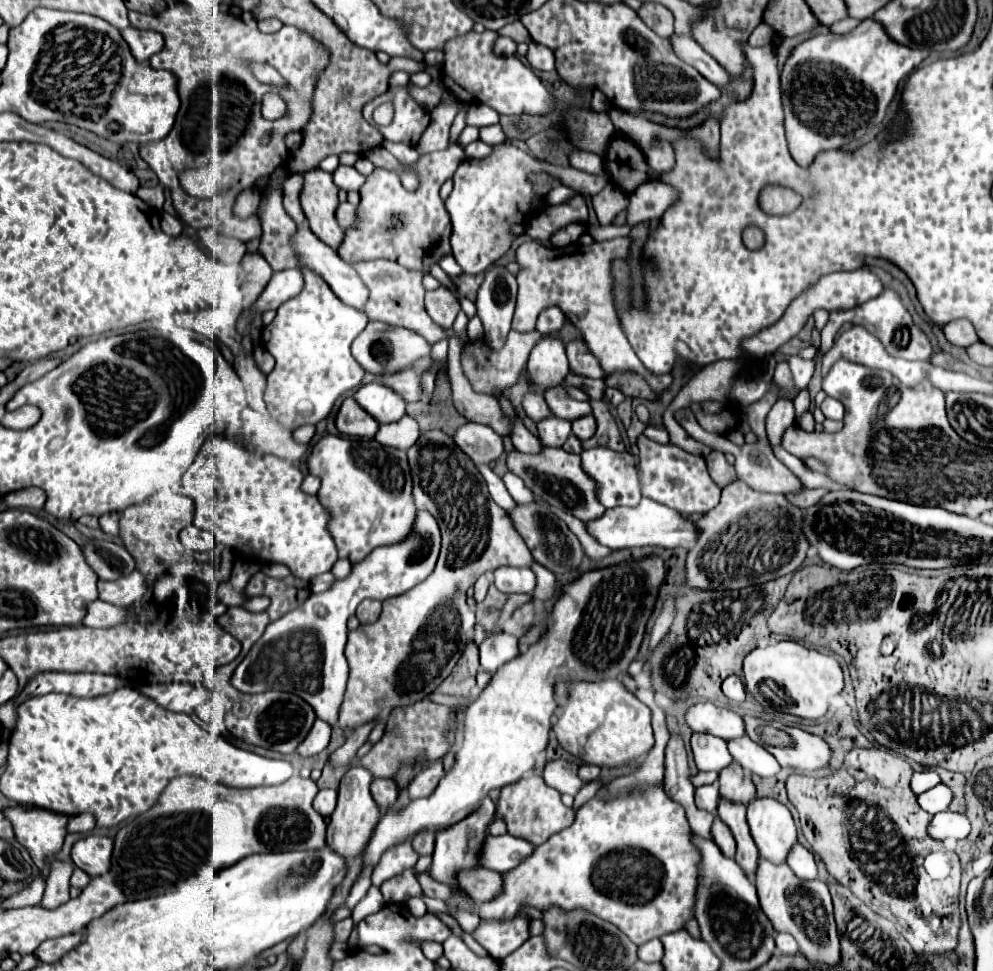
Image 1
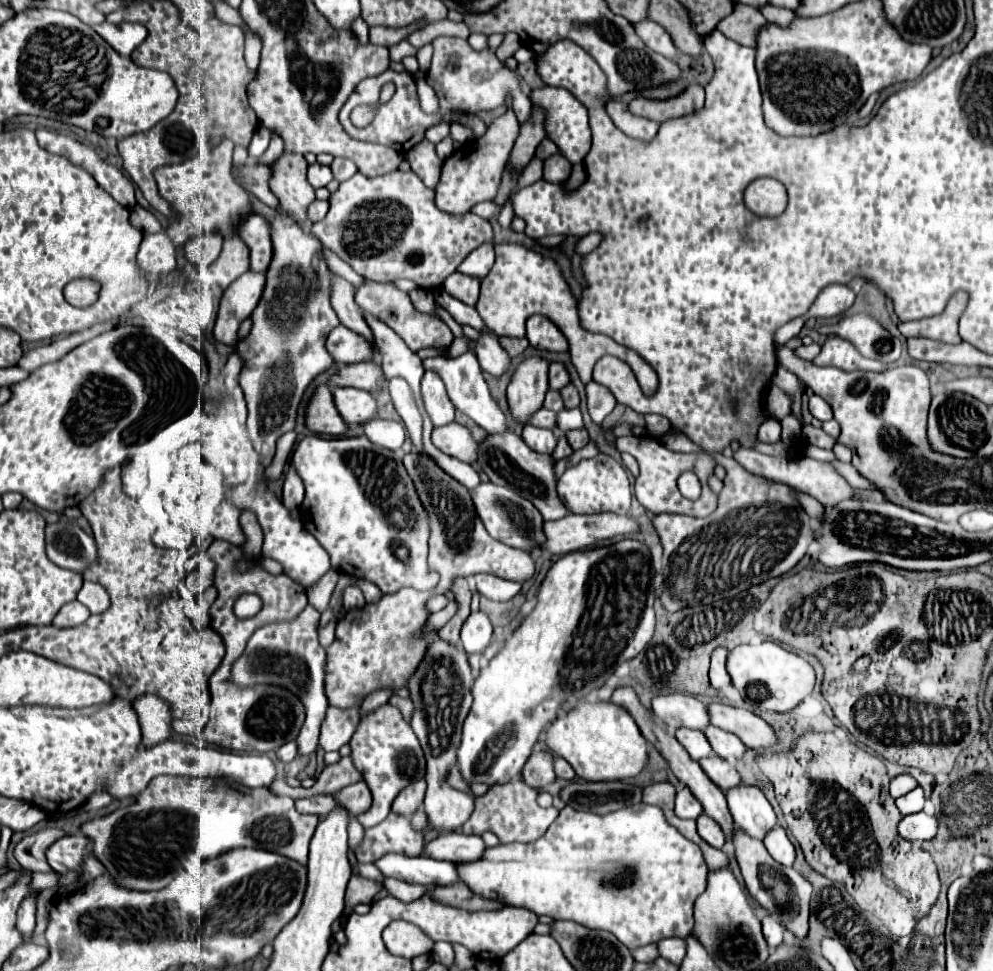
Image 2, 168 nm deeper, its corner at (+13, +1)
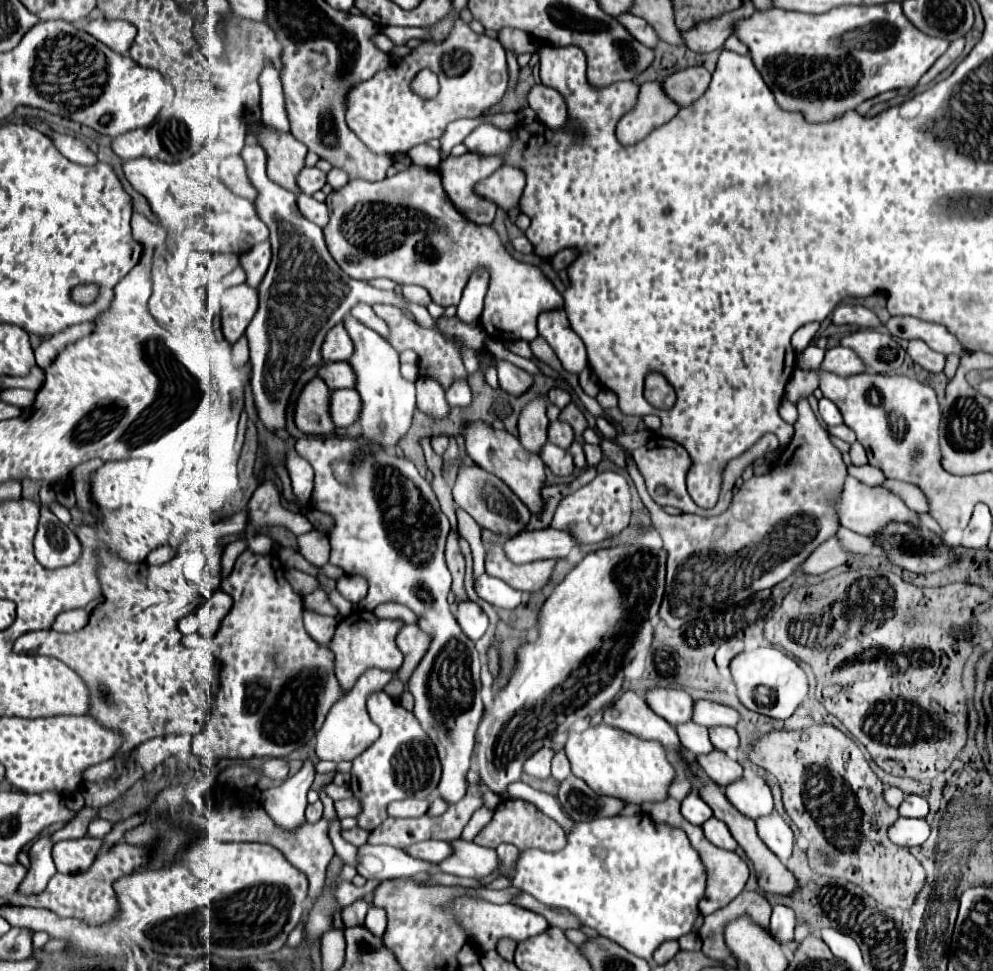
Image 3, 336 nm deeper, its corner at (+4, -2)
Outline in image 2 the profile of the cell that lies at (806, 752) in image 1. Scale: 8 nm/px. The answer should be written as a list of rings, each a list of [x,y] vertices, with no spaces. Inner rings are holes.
[[[713,703],[709,705],[709,715],[711,725],[737,735],[749,749],[773,749],[777,745],[775,729],[747,709]]]

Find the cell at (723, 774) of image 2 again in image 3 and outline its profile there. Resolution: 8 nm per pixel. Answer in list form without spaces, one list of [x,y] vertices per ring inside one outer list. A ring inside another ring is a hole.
[[[720,750],[700,754],[696,756],[696,762],[720,786],[726,786],[742,776],[742,766],[736,760],[730,760],[726,754],[720,754]]]

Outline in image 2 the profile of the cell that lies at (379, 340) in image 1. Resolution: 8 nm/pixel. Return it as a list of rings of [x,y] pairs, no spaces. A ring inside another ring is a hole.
[[[339,325],[331,331],[327,339],[327,349],[333,355],[335,363],[351,365],[351,363],[361,363],[361,361],[371,361],[375,353],[379,351],[375,341],[365,339],[363,335]]]

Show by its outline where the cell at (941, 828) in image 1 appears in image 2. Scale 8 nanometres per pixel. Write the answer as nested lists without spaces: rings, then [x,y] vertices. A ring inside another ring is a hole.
[[[919,811],[903,817],[903,821],[899,823],[899,835],[909,841],[929,841],[937,835],[937,827],[939,827],[937,817]]]

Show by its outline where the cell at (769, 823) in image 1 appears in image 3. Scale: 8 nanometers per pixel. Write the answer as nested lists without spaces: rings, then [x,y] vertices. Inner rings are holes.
[[[740,778],[726,786],[726,798],[748,818],[756,820],[772,812],[772,794],[764,778]]]

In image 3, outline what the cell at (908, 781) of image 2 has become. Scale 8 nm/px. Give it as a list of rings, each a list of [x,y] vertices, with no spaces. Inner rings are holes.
[[[886,788],[884,790],[884,802],[888,802],[888,806],[898,808],[902,800],[904,800],[904,792],[900,788]]]

